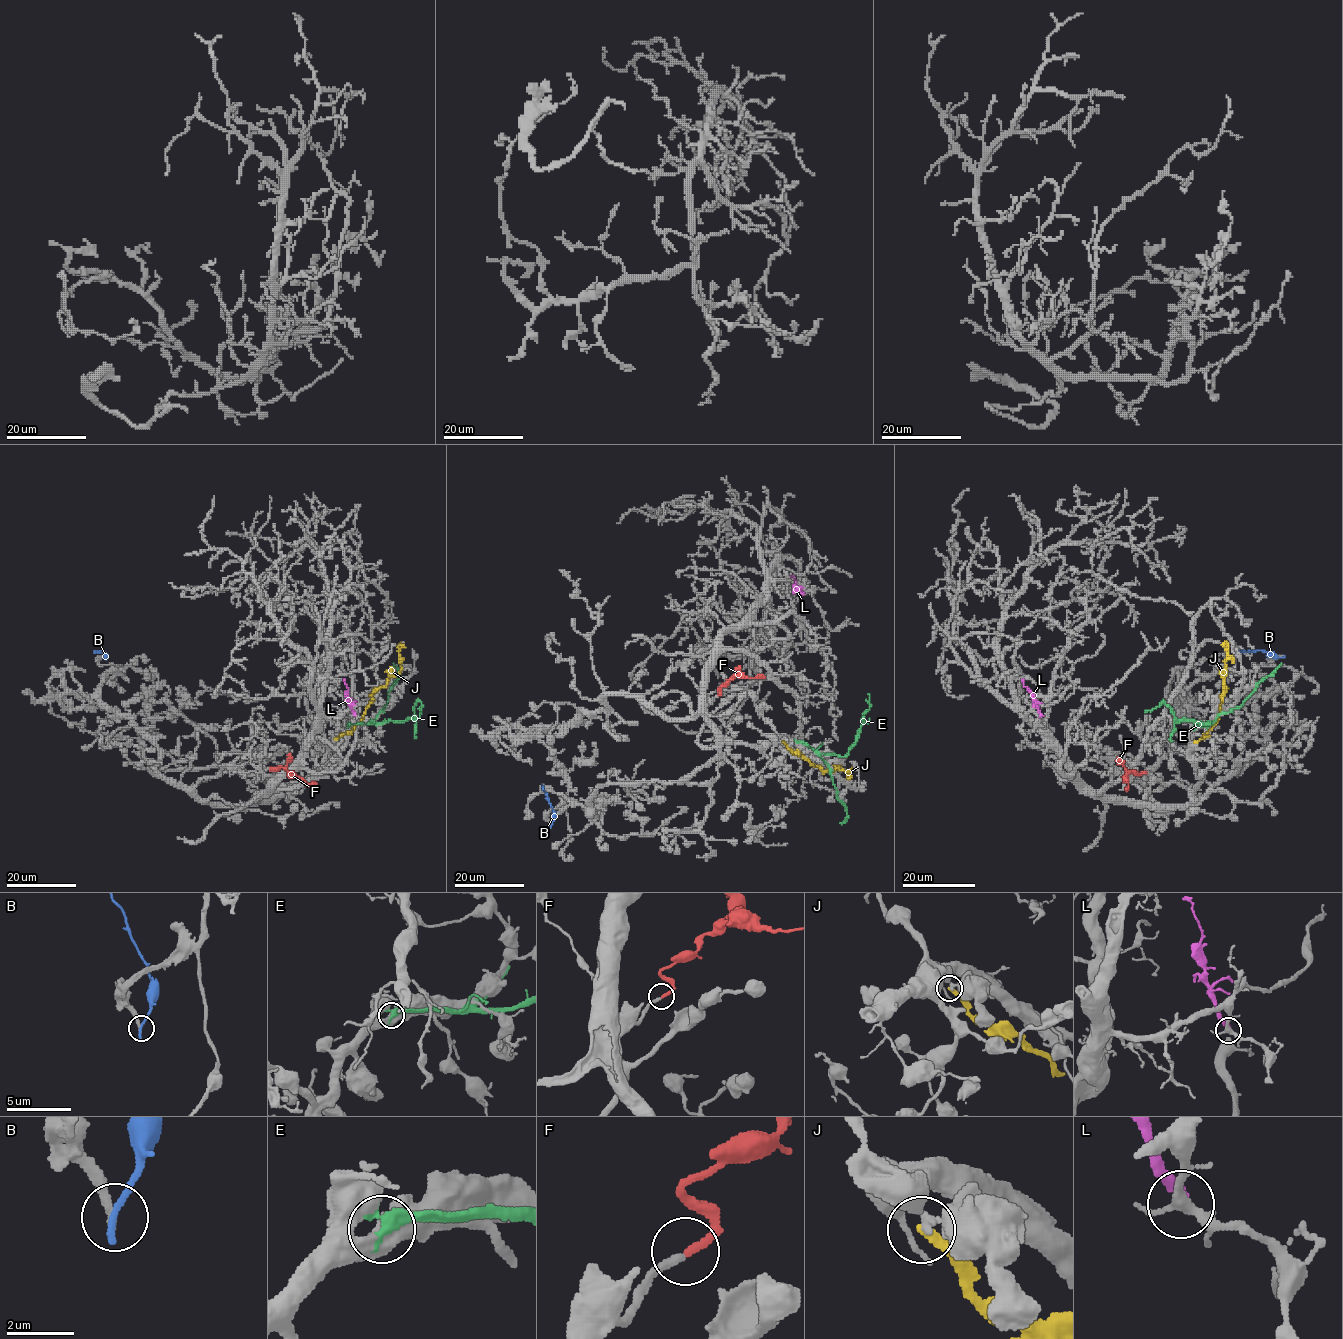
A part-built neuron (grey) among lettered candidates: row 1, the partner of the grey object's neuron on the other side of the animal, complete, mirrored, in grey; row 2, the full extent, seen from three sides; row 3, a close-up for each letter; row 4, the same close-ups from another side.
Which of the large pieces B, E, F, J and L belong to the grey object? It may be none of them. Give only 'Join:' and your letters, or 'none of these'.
Join: F

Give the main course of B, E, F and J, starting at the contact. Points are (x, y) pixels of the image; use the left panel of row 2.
B: (103, 657), (105, 652), (93, 651)
E: (348, 725), (404, 721), (414, 717), (414, 702), (419, 700), (422, 704), (420, 708)
F: (270, 769), (285, 768), (307, 783), (316, 784)
J: (333, 740), (348, 733), (360, 721), (370, 696), (399, 673), (398, 650), (405, 648)

